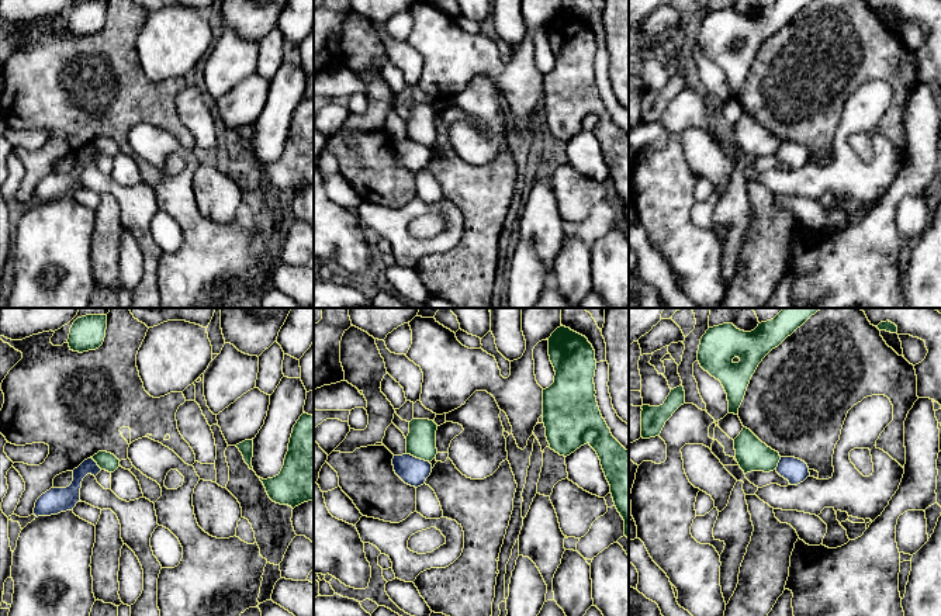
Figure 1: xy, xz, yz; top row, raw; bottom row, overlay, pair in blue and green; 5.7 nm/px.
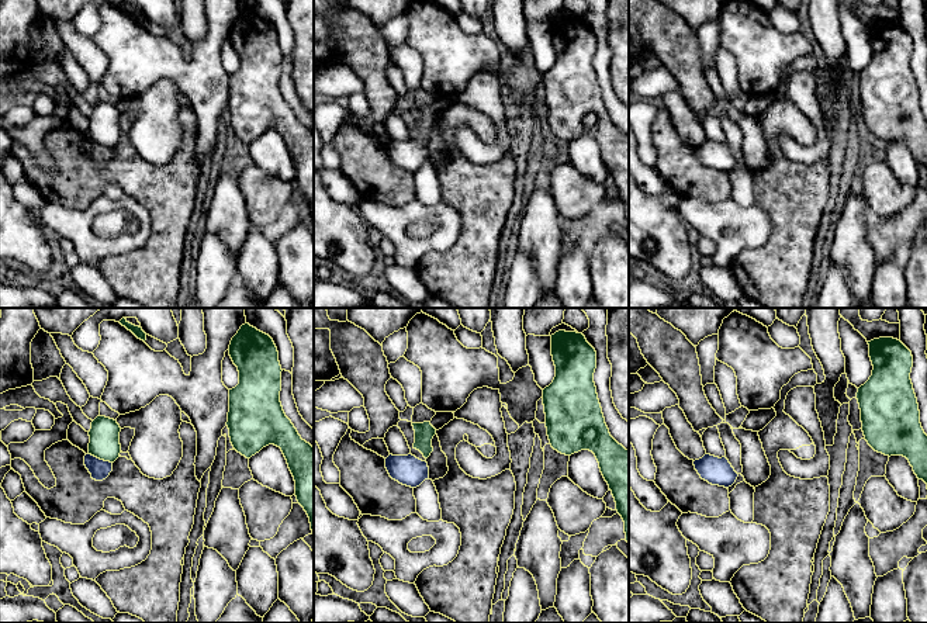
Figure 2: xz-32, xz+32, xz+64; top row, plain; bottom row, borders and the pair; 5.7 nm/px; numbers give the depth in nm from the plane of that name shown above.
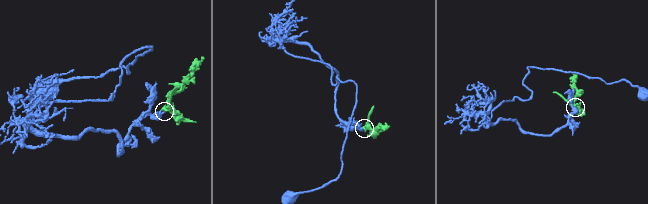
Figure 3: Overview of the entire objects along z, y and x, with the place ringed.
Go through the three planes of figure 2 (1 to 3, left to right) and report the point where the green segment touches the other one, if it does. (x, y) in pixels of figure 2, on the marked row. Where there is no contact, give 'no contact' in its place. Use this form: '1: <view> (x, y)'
1: xz-32 (99, 459)
2: no contact
3: no contact

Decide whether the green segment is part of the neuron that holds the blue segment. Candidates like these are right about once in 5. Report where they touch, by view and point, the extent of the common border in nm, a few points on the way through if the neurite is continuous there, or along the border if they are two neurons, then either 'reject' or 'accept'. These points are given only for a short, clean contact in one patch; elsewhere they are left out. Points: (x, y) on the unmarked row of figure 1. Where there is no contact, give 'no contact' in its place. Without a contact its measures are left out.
contact xz (418, 144); length 150 nm; reject

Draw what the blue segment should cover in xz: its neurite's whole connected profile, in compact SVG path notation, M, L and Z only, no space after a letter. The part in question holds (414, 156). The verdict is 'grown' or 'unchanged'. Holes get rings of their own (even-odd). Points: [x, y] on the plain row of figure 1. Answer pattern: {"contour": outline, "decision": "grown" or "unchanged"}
{"contour": "M411 139L394 141L392 150L395 159L411 172L421 172L432 158L429 146L416 143Z", "decision": "unchanged"}

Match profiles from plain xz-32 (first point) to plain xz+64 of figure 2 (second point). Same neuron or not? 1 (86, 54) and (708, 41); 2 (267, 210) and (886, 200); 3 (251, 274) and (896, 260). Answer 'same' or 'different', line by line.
1: different
2: same
3: same

